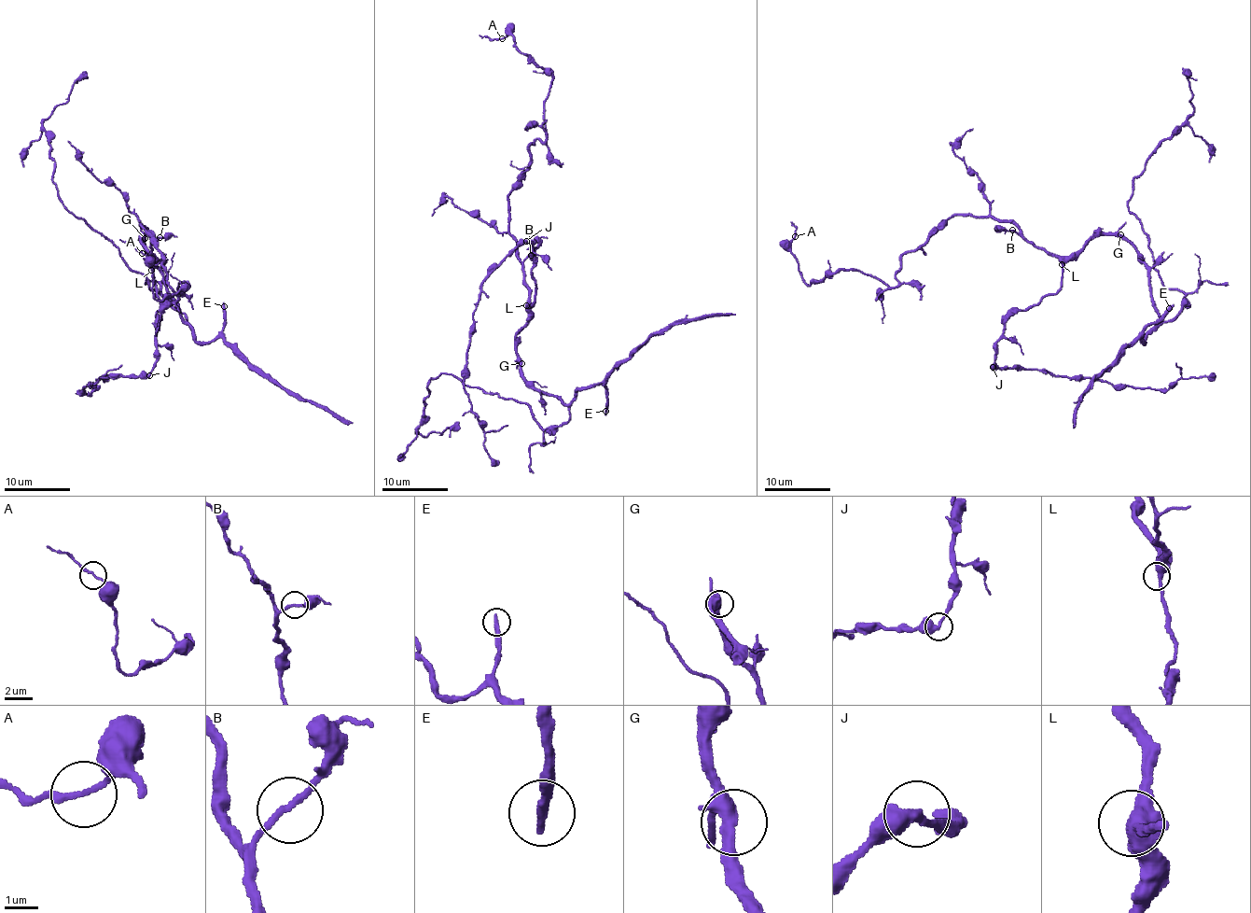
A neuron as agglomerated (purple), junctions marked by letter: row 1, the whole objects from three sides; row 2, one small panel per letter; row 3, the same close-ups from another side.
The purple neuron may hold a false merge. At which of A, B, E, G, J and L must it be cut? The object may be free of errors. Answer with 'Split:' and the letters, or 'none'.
Split: none

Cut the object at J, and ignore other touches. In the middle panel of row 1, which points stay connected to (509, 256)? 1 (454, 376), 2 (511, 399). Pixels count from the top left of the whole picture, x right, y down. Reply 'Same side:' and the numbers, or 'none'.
Same side: none

